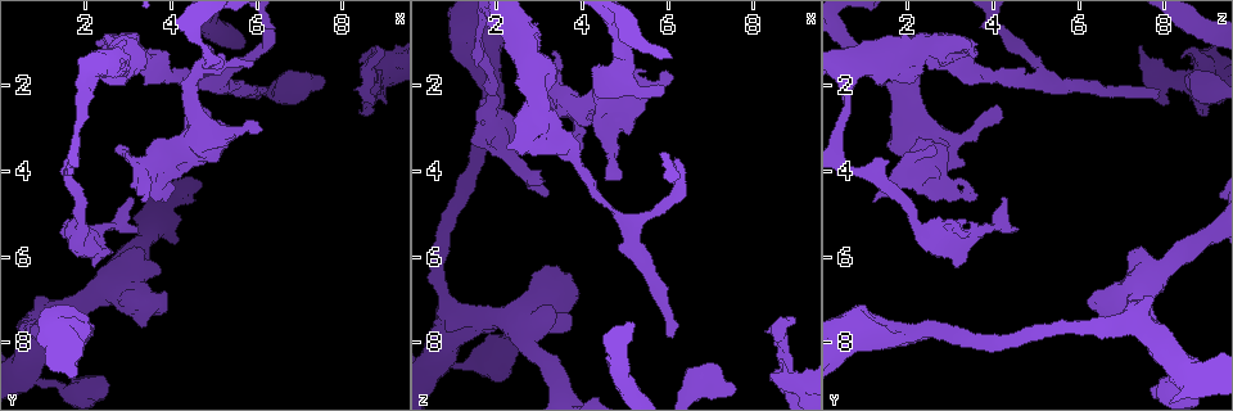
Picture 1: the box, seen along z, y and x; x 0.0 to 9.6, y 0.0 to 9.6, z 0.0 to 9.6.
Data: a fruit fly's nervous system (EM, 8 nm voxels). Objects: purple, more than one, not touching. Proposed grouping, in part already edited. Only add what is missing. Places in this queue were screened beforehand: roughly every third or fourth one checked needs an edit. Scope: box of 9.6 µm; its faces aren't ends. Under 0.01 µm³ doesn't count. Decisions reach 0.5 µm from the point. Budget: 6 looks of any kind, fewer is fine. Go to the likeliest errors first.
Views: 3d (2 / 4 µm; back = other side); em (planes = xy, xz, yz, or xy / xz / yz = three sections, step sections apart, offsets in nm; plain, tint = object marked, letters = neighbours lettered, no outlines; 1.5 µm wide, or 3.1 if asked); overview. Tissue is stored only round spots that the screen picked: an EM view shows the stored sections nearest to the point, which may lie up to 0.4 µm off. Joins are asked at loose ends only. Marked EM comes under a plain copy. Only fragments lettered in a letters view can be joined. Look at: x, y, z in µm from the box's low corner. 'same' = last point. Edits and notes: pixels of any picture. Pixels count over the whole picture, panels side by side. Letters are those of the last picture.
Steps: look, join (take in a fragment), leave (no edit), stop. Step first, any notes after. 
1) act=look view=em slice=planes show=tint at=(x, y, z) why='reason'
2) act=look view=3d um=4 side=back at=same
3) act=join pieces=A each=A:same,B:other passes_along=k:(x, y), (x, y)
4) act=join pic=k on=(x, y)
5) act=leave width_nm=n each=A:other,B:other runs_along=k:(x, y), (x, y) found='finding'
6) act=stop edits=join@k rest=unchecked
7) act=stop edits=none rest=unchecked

act=look view=em slice=planes show=tint at=(5.95, 2.30, 7.75) why='end of a long branch'

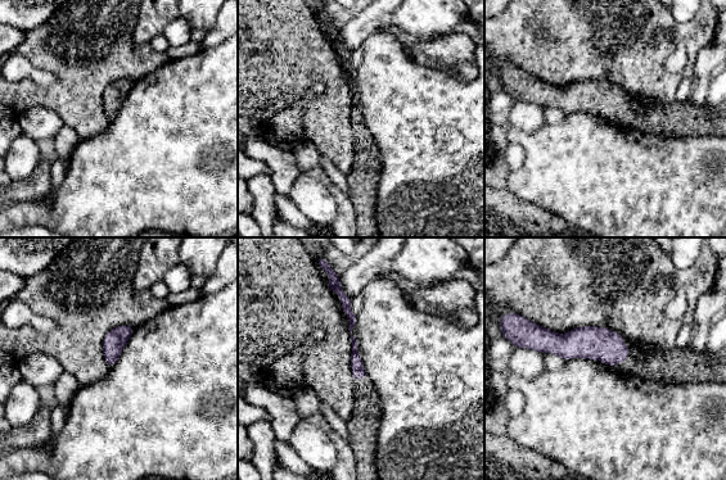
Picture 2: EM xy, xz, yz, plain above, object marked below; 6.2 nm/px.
act=look view=em slice=planes show=letters at=same

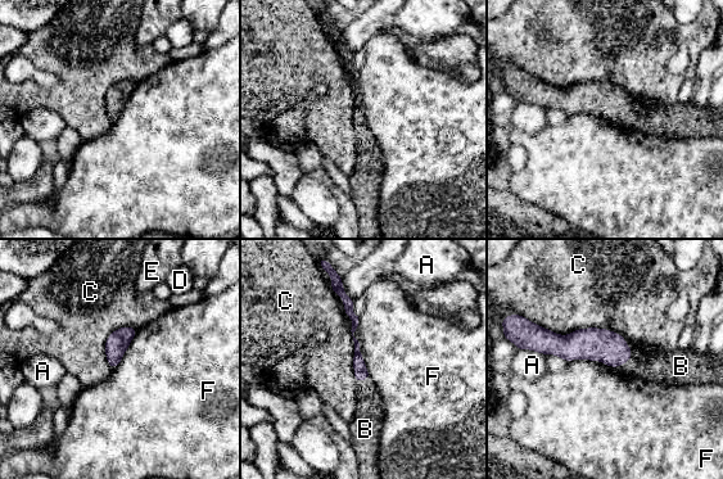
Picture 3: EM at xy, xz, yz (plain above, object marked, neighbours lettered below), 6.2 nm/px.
act=join pieces=B each=A:other,B:same,C:other,D:other,E:other,F:other found='the cell continues'

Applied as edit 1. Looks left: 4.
act=look view=em slice=yz step=8 show=letters at=(3.10, 4.65, 4.30) why='branch stops here'

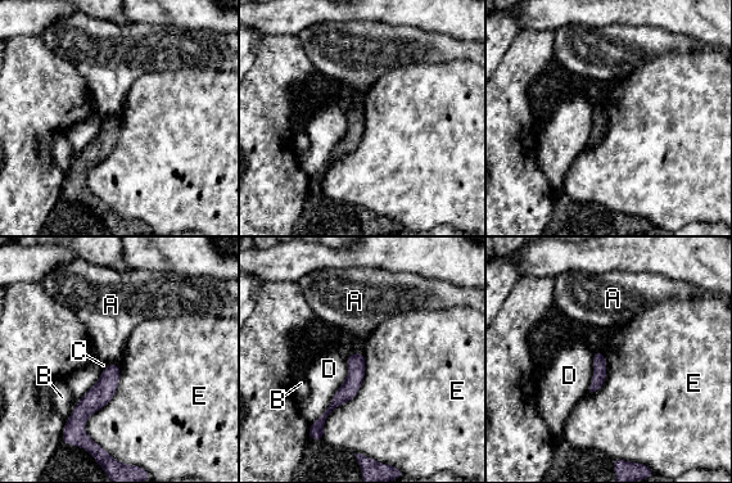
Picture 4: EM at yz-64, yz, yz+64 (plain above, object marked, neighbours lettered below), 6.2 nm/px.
act=look view=em slice=planes show=letters at=same

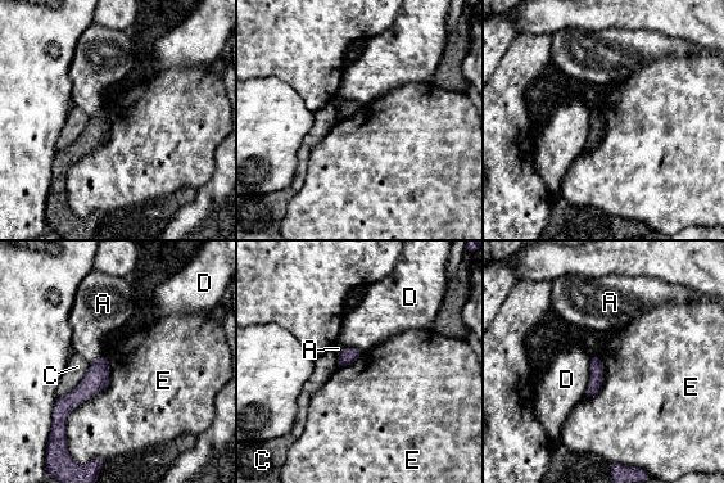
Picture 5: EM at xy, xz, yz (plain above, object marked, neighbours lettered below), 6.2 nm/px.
act=leave each=A:other,C:other,D:other,E:other border=5:(104, 353), (108, 383), (66, 439) found='none of them fits'

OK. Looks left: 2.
act=stop edits=join@3 rest=unchecked

